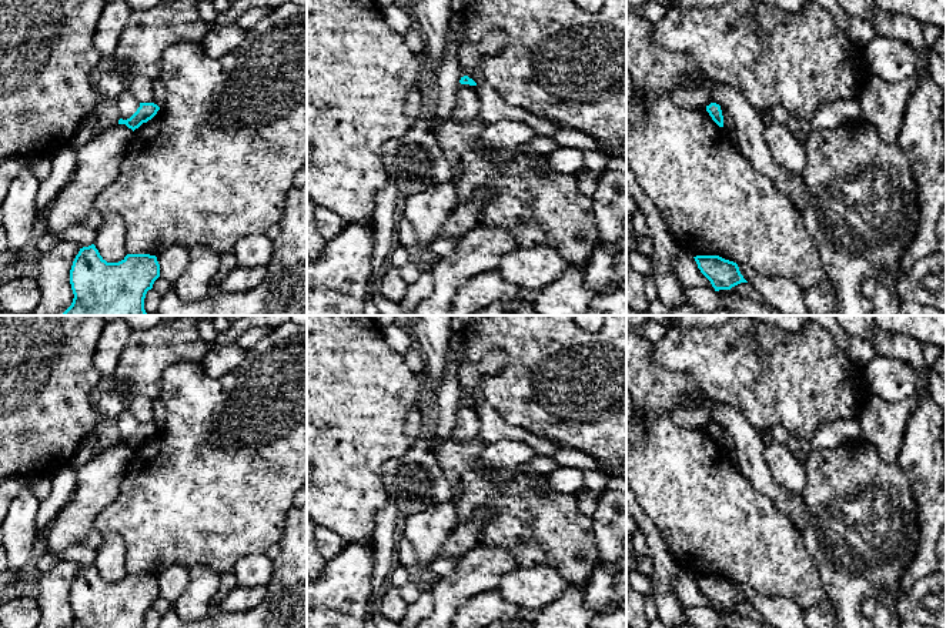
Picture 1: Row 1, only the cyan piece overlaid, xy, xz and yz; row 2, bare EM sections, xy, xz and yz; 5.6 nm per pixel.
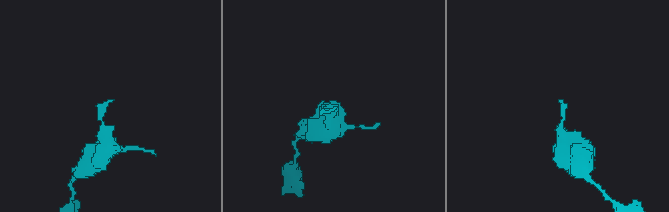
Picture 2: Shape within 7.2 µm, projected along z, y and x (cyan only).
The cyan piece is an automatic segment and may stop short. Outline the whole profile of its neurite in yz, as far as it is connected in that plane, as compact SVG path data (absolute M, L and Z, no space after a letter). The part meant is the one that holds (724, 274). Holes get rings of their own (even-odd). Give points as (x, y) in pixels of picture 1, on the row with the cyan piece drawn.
M719 255L693 257L701 273L711 281L715 291L731 290L732 287L748 283L739 271L736 263Z

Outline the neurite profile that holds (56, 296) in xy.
M60 241L39 261L36 281L40 288L40 303L31 315L63 315L71 305L74 294L70 284L70 270L80 247Z

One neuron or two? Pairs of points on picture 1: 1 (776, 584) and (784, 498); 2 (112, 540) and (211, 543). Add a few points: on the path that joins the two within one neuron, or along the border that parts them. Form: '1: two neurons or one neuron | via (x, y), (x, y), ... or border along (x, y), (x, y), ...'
1: two neurons | border along (756, 490), (764, 493), (798, 530)
2: two neurons | border along (104, 531), (121, 538), (129, 573)

